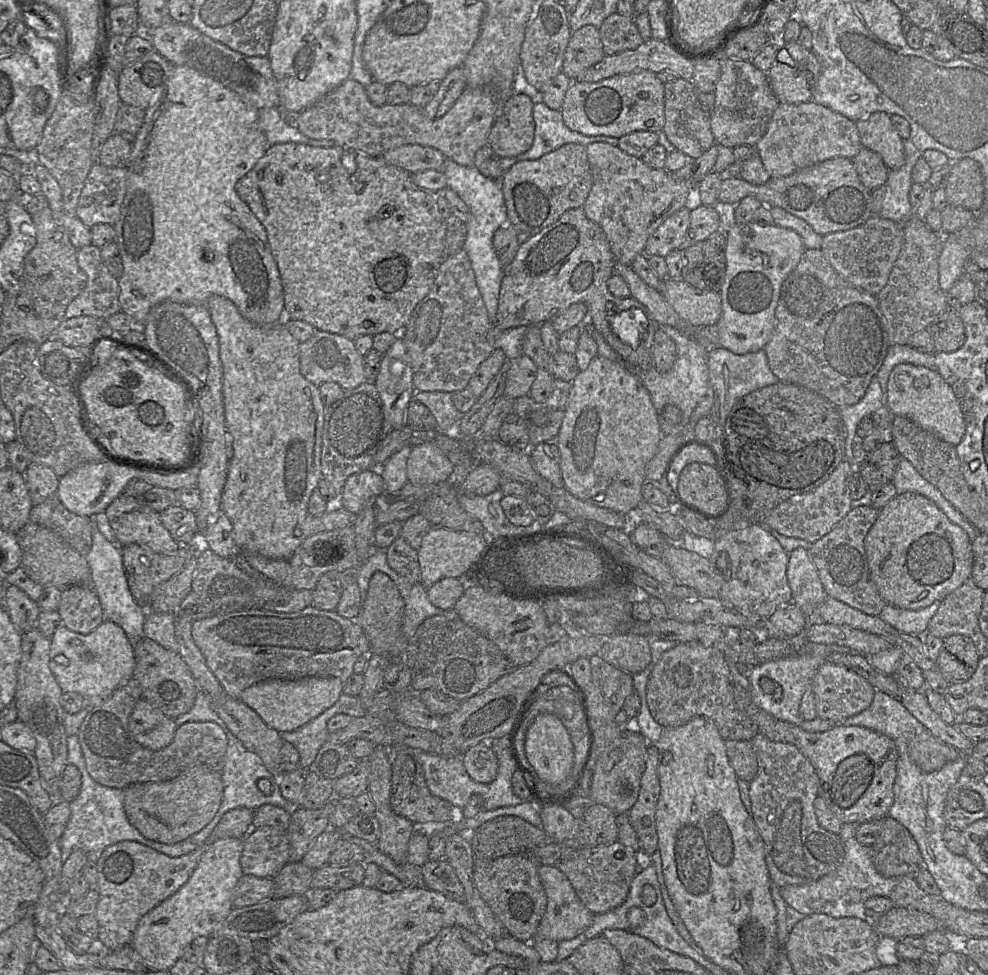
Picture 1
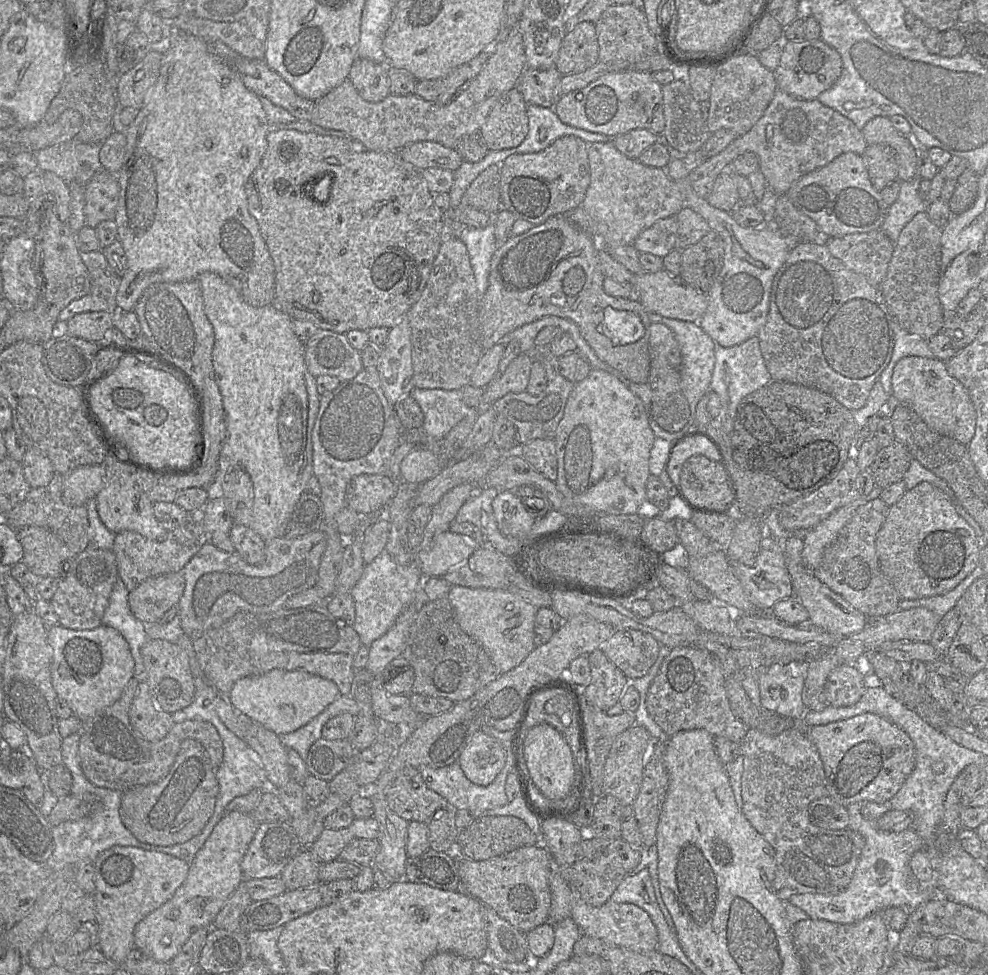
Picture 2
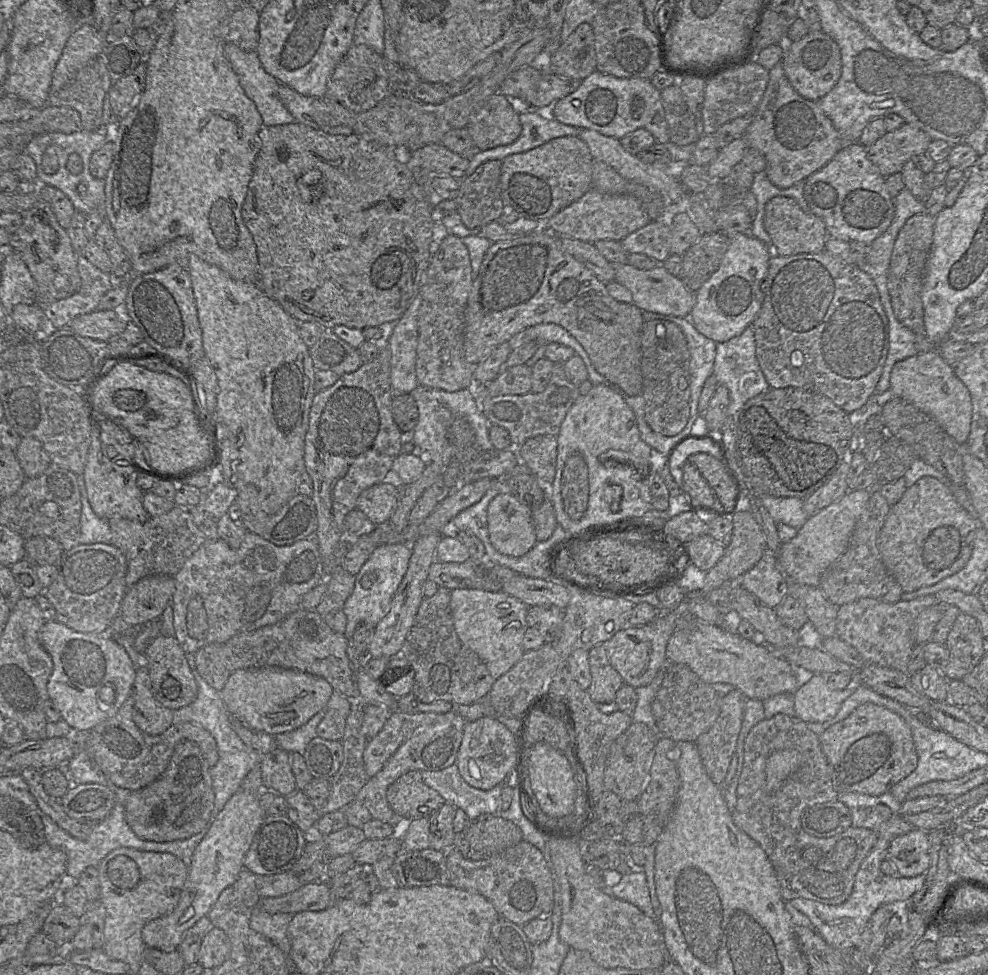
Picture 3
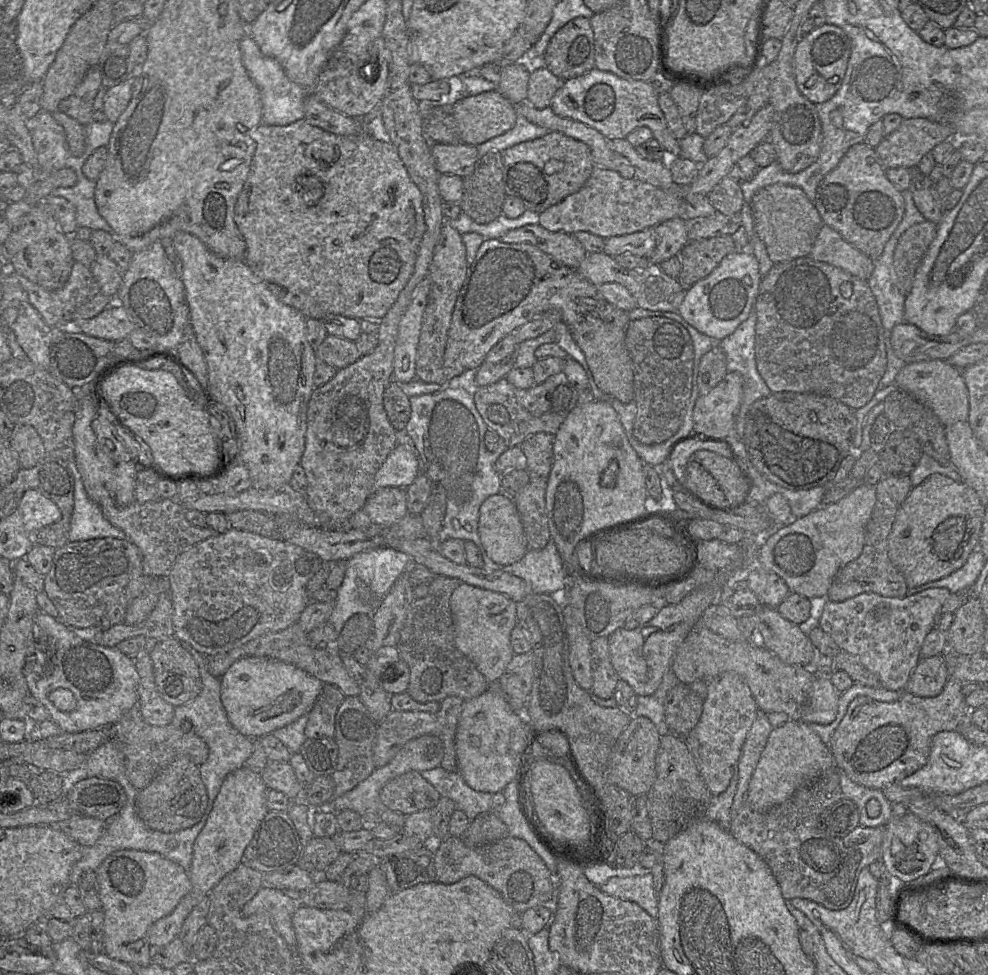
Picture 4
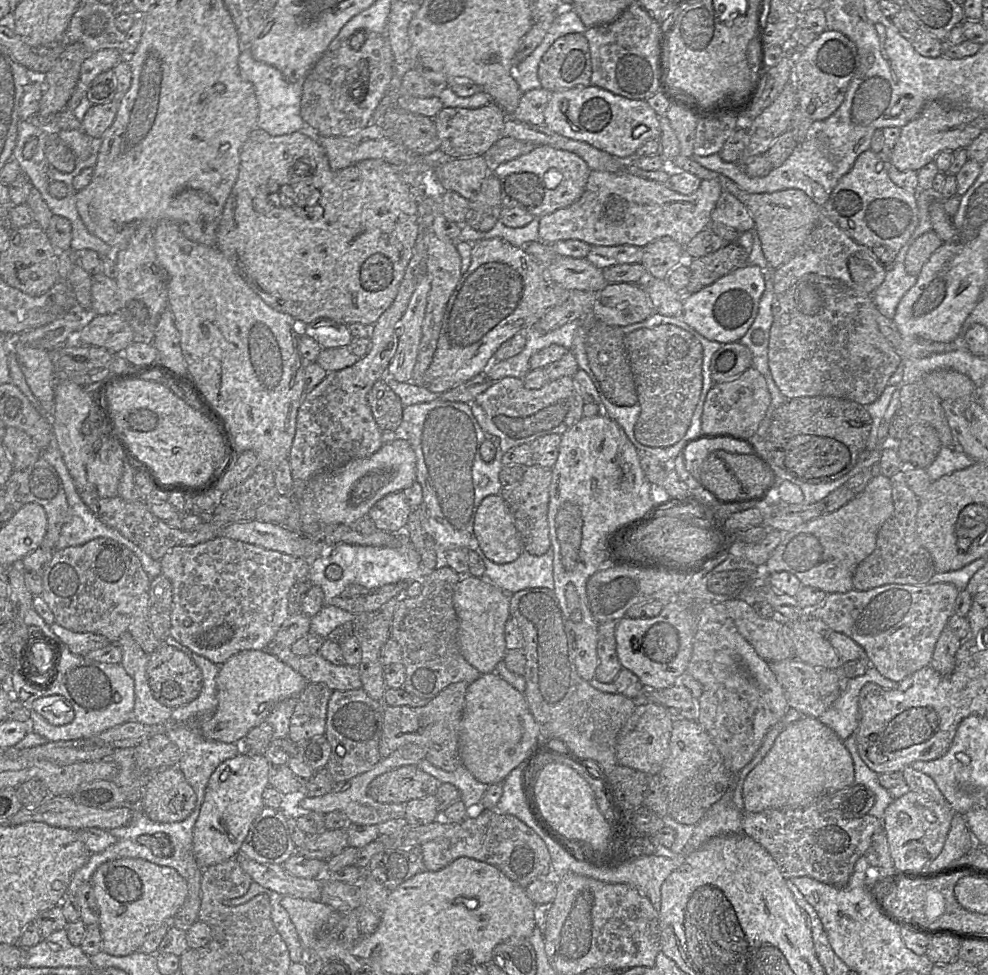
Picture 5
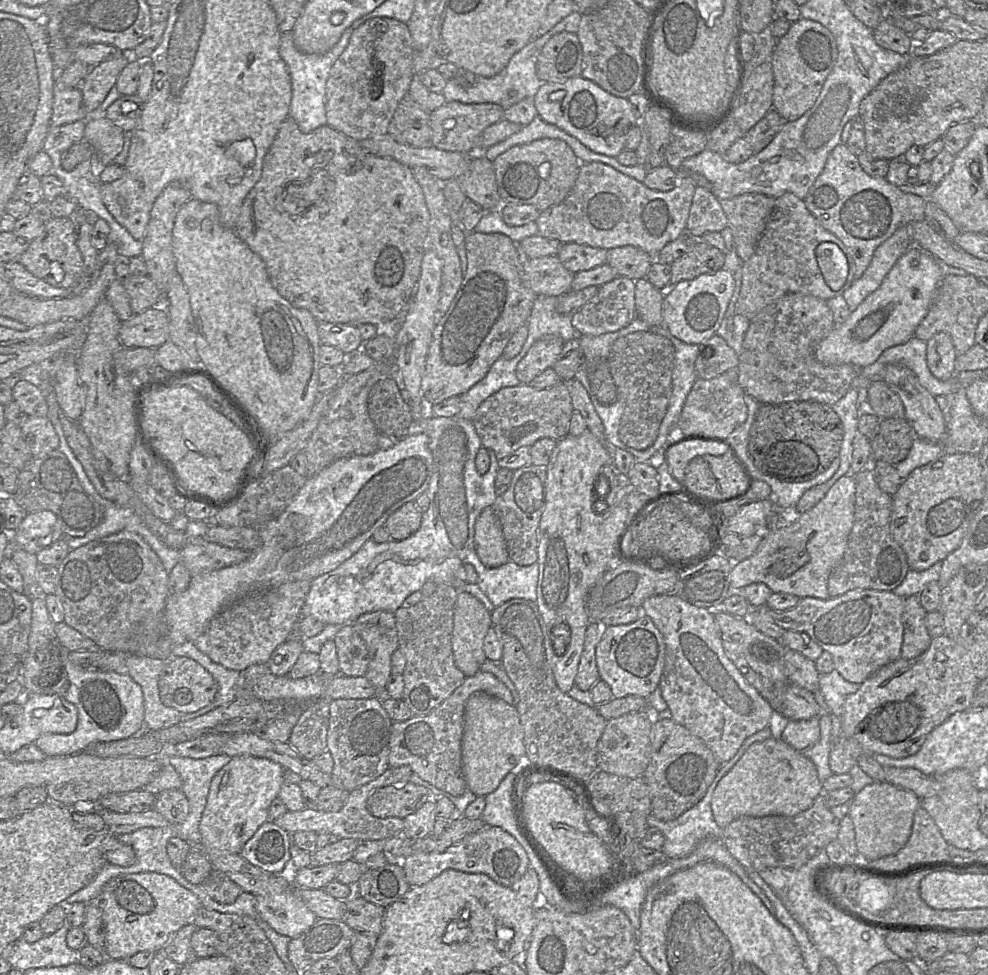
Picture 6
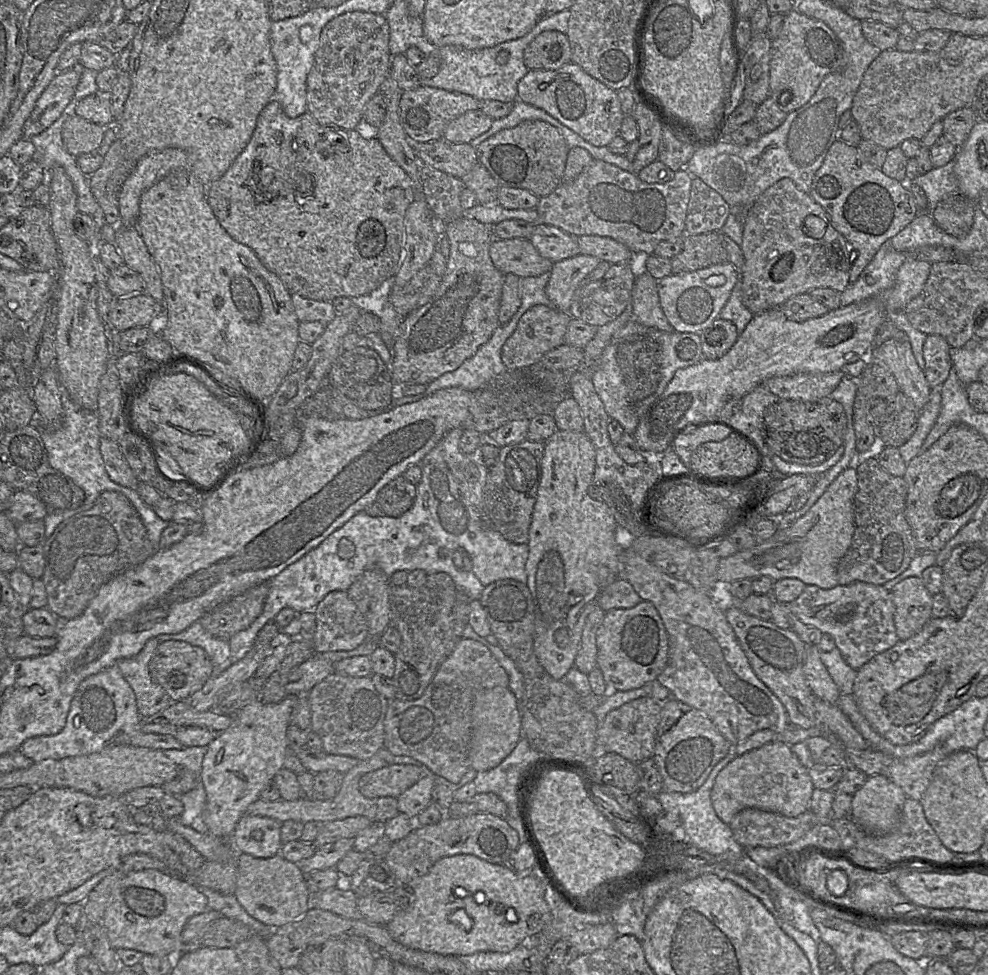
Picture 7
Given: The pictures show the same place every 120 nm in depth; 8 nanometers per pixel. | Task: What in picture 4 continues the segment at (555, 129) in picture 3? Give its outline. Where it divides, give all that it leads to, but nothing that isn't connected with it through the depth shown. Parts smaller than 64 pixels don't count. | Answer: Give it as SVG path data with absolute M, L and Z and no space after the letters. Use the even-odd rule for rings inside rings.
M518 115L513 129L477 147L478 160L488 153L502 153L517 144L541 138L549 132L548 129L528 121L524 116Z

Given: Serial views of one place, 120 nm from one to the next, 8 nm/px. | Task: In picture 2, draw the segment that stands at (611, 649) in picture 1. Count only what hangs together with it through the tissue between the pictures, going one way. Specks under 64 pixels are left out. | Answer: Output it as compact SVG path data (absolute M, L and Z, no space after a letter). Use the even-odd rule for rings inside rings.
M617 630L602 645L606 657L630 680L644 676L658 657L660 643L650 634Z

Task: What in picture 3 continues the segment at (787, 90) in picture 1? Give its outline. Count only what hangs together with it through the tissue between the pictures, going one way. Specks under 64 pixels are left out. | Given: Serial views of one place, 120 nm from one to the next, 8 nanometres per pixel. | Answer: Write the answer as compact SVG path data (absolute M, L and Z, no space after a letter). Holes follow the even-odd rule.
M823 31L809 32L800 40L785 42L782 66L792 87L805 99L816 102L831 91L841 76L840 48Z

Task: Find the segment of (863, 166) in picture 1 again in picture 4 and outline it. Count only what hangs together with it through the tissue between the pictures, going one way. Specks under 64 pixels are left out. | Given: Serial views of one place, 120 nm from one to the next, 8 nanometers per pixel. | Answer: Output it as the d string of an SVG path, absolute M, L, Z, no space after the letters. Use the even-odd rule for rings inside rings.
M924 118L903 119L890 134L884 135L874 148L886 171L891 168L913 168L939 143L953 139L953 128Z

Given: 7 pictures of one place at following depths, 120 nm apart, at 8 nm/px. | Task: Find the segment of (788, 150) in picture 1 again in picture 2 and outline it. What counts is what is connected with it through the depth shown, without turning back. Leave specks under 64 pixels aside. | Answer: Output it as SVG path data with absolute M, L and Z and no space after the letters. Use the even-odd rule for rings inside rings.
M777 89L763 116L746 134L736 139L719 154L706 159L689 173L693 182L702 177L717 177L729 170L731 163L745 152L754 152L760 162L768 188L777 195L786 194L801 177L831 163L838 156L853 152L862 155L867 148L862 131L838 111L818 99L803 100Z

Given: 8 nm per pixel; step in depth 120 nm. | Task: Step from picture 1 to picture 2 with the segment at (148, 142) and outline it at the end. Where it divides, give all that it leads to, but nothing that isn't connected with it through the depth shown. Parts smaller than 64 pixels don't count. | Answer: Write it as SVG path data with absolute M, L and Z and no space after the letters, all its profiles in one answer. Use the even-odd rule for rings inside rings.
M174 31L169 40L159 47L163 47L163 57L158 79L153 87L150 88L150 93L138 110L136 118L127 127L123 165L116 174L119 183L119 200L116 206L114 222L117 226L117 239L122 244L127 258L127 268L121 277L116 293L116 304L119 310L134 312L137 301L150 285L162 282L191 281L197 279L204 272L213 272L233 286L249 305L253 307L270 305L274 303L274 265L261 236L259 226L249 213L245 184L265 153L267 147L266 136L272 127L267 121L259 97L244 86L235 69L219 57L209 53L205 41L190 33Z

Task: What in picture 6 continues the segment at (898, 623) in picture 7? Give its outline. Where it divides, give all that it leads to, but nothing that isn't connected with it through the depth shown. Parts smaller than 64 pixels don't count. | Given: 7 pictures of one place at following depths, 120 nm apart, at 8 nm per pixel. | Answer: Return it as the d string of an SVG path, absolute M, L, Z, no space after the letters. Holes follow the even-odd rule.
M920 595L905 598L902 621L904 625L901 657L913 658L925 652L932 641L926 626L927 611L921 604Z

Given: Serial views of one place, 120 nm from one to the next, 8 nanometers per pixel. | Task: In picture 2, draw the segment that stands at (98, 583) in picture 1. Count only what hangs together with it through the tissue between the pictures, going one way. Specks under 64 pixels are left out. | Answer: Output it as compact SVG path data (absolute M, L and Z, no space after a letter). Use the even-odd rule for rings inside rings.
M118 575L102 618L102 624L116 629L125 638L134 659L134 676L143 678L144 662L141 649L147 642L148 636L145 624L138 620L129 608L128 595L129 591Z

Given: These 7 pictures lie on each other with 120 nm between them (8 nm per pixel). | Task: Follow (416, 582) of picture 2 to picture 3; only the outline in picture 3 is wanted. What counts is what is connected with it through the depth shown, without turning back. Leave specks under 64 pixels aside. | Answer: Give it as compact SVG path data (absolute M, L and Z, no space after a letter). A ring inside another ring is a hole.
M412 543L381 544L371 553L355 575L354 588L344 602L347 617L345 637L350 638L359 623L375 626L389 611L391 600L402 581L412 552Z

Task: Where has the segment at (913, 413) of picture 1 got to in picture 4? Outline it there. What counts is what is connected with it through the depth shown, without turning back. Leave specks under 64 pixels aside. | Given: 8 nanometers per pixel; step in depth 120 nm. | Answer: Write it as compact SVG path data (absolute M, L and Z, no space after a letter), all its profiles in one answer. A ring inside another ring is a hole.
M931 359L906 363L897 373L895 384L917 401L928 407L944 427L968 419L969 400L961 369L949 361Z

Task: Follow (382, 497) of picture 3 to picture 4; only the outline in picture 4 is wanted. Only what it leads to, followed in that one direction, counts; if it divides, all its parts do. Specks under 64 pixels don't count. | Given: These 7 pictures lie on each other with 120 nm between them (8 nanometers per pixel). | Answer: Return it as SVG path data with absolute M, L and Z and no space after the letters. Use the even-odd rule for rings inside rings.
M395 487L379 488L367 500L363 511L374 524L383 528L392 526L409 514L406 491Z

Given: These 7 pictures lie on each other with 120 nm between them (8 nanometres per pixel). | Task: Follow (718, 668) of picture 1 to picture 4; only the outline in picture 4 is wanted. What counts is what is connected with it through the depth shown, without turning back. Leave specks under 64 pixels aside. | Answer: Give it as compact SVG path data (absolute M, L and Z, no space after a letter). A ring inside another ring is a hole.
M678 683L664 701L665 723L669 730L685 738L699 723L704 700L689 686Z

